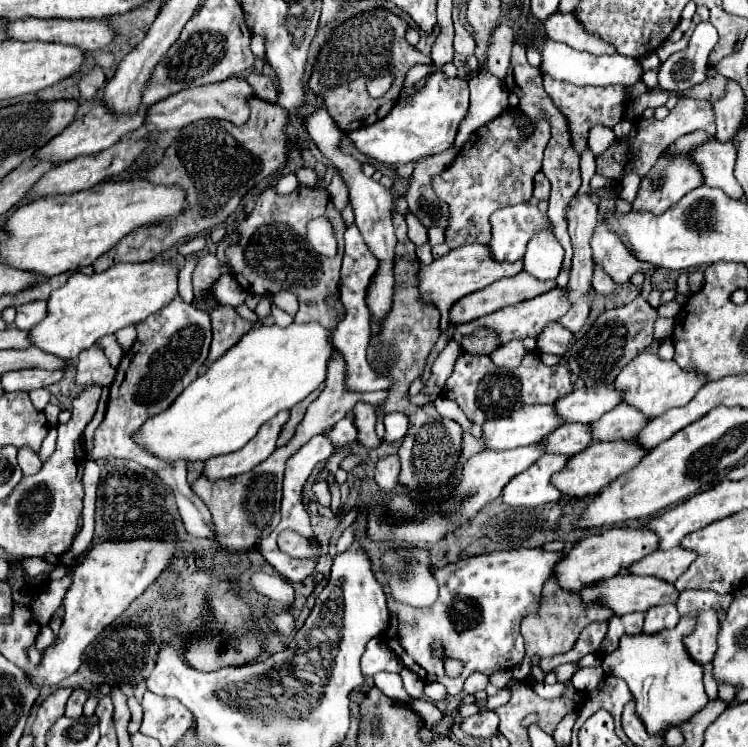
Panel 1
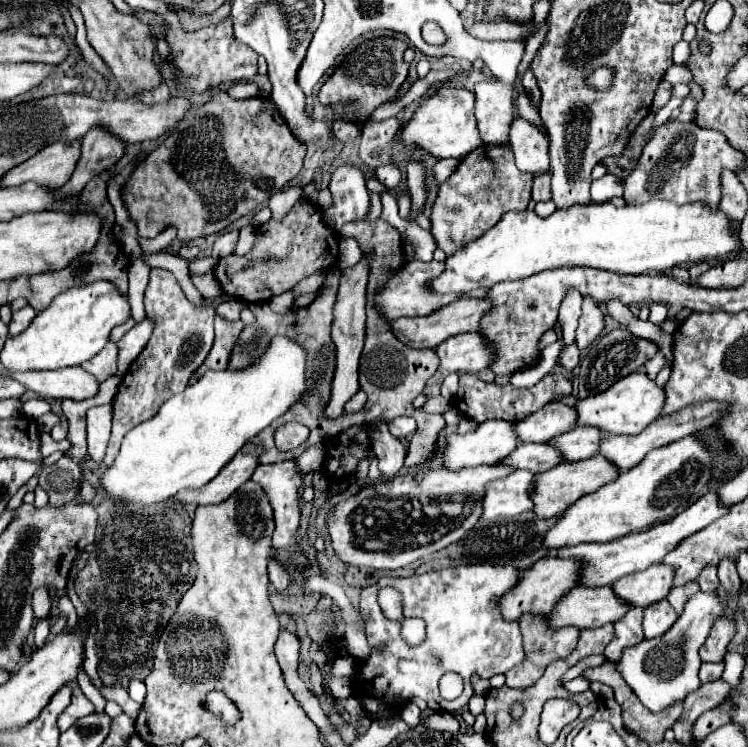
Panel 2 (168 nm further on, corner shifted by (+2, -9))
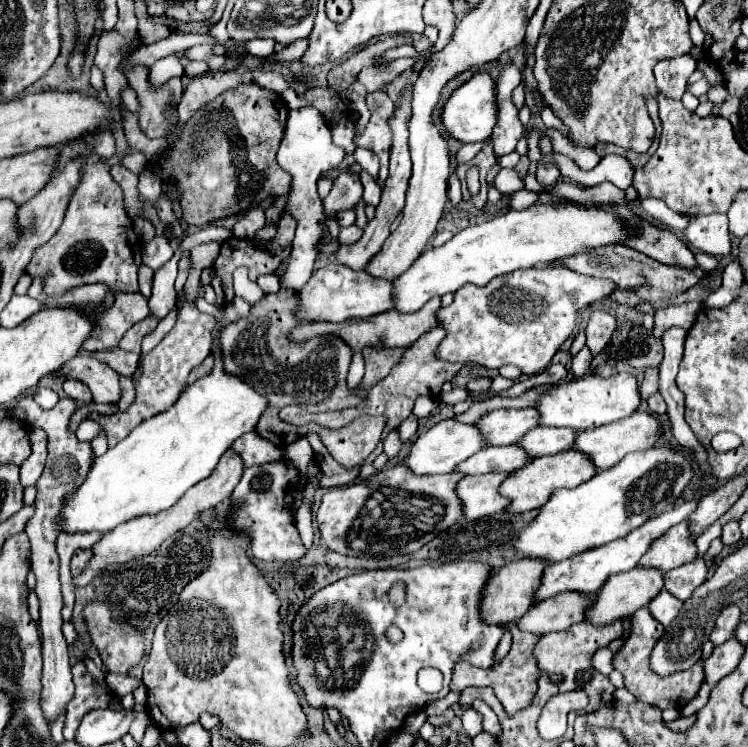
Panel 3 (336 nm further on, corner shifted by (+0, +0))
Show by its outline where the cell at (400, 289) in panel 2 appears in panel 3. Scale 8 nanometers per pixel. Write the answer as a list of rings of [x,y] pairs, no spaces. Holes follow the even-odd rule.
[[[328,264],[312,272],[312,278],[298,292],[294,316],[306,322],[344,322],[352,318],[370,318],[390,310],[392,306],[392,282],[372,278],[366,272],[350,270],[342,264]]]

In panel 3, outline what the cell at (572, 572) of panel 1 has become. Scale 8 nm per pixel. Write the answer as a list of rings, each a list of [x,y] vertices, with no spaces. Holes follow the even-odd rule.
[[[516,558],[508,564],[504,564],[498,572],[492,572],[488,576],[488,582],[484,586],[484,594],[480,600],[480,618],[488,624],[506,624],[526,614],[526,610],[532,606],[532,594],[536,590],[536,584],[540,582],[540,576],[544,572],[544,562],[530,560],[530,558]]]

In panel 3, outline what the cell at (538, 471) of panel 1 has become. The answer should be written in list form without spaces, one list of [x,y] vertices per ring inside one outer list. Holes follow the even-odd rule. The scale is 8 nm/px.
[[[504,472],[464,476],[456,486],[456,494],[462,502],[464,518],[476,520],[476,518],[500,512],[504,506],[508,506],[508,498],[498,494],[498,486],[506,476],[508,474]]]

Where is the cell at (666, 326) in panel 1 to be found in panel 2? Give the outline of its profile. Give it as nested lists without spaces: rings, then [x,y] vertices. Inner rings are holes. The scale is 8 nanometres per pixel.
[[[658,351],[648,363],[646,363],[646,375],[650,377],[650,379],[656,379],[656,375],[658,375],[658,371],[662,369],[662,365],[664,365],[666,361],[664,361],[664,355]]]

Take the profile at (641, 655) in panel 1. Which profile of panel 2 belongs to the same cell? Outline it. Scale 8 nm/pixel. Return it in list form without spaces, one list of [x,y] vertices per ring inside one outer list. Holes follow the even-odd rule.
[[[700,591],[686,603],[682,615],[670,627],[670,631],[666,631],[662,637],[656,639],[644,639],[642,643],[626,647],[622,651],[620,659],[616,661],[616,669],[646,709],[658,713],[666,707],[682,703],[686,695],[690,695],[690,691],[696,691],[702,685],[698,679],[700,669],[698,649],[706,641],[712,623],[718,617],[722,617],[724,607],[726,603],[722,603],[718,595]]]

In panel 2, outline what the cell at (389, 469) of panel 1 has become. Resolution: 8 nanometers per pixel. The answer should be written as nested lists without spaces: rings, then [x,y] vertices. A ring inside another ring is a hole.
[[[376,423],[374,427],[370,427],[370,439],[372,451],[378,457],[378,469],[382,473],[382,479],[394,479],[402,469],[406,457],[402,441],[390,435],[386,423]]]

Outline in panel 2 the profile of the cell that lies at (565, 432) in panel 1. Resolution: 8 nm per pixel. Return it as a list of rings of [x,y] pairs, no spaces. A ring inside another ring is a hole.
[[[520,443],[518,449],[512,451],[512,455],[508,455],[502,463],[514,469],[520,467],[532,473],[542,473],[562,461],[562,455],[558,455],[558,451],[550,447],[550,443]]]

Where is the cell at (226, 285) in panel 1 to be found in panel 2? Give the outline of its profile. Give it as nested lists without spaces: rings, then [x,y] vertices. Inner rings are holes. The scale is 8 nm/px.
[[[206,273],[206,275],[190,275],[192,283],[196,285],[196,289],[202,293],[202,297],[206,299],[214,299],[214,297],[222,297],[224,291],[220,287],[220,283],[216,281],[214,273]]]

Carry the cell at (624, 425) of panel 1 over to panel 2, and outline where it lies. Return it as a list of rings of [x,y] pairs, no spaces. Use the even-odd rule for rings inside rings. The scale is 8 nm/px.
[[[574,427],[572,431],[550,441],[550,445],[558,447],[568,461],[580,461],[596,455],[598,443],[602,443],[602,431],[596,427]]]

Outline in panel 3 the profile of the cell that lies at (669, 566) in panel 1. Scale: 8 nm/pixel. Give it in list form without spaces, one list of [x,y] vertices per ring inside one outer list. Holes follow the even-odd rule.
[[[636,568],[636,570],[628,570],[624,574],[612,574],[612,578],[608,578],[608,582],[604,582],[604,586],[596,594],[594,602],[588,606],[584,620],[594,626],[606,626],[606,624],[612,624],[614,620],[632,618],[632,614],[638,608],[646,606],[660,590],[662,590],[662,572],[660,570]]]

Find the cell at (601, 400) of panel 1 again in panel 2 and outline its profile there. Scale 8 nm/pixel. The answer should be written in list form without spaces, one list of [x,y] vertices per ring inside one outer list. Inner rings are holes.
[[[554,401],[536,411],[534,415],[518,421],[514,429],[522,443],[540,443],[554,439],[554,435],[572,431],[574,419],[578,419],[578,411],[574,411],[574,407]]]

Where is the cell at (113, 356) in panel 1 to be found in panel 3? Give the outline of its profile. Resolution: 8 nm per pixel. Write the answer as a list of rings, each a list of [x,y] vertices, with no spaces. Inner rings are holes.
[[[142,264],[140,272],[138,272],[138,280],[140,280],[140,292],[144,296],[150,296],[150,292],[152,292],[152,278],[154,278],[154,270]]]

